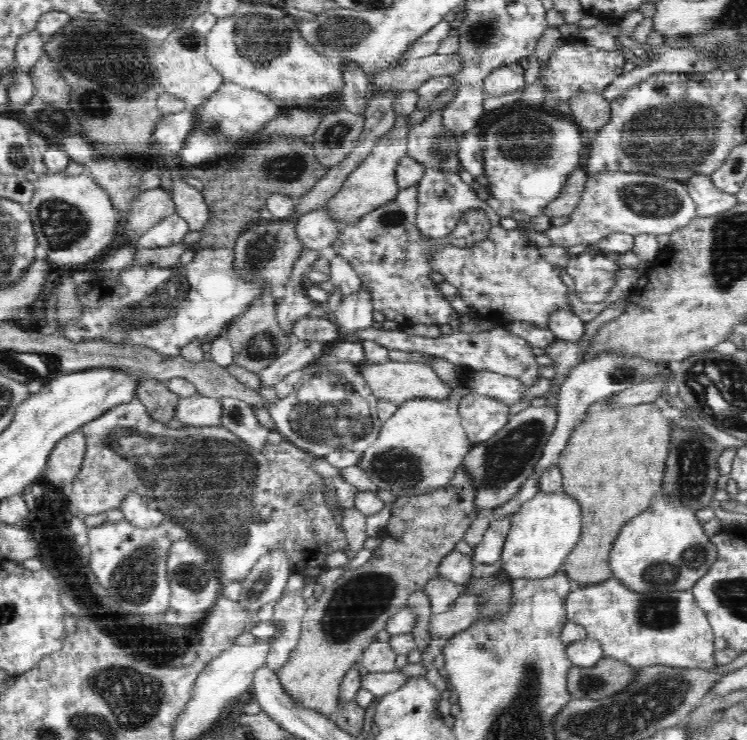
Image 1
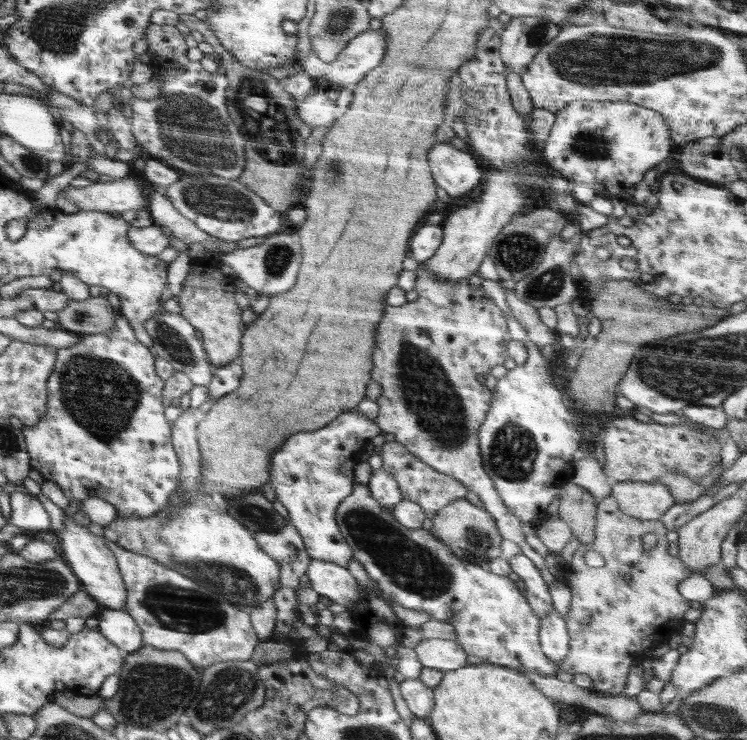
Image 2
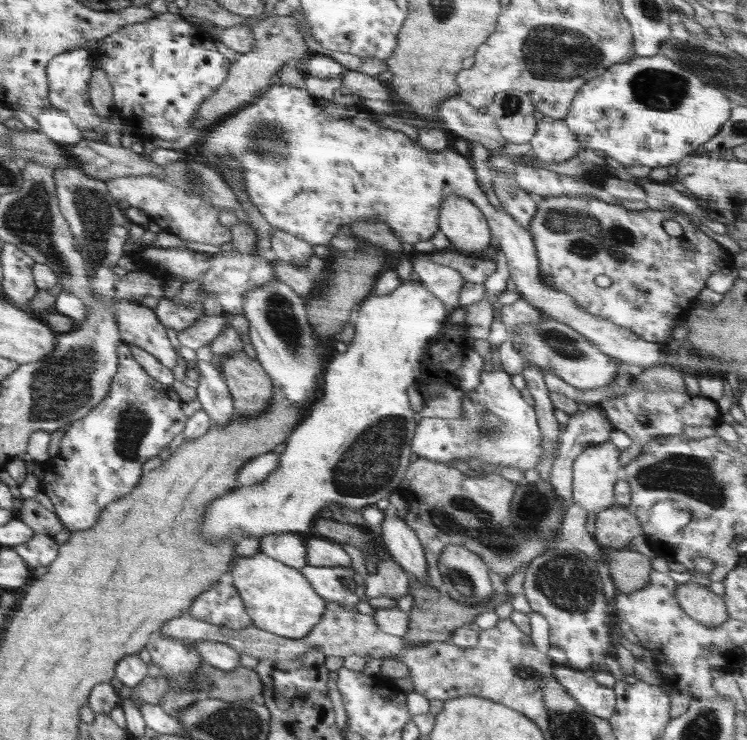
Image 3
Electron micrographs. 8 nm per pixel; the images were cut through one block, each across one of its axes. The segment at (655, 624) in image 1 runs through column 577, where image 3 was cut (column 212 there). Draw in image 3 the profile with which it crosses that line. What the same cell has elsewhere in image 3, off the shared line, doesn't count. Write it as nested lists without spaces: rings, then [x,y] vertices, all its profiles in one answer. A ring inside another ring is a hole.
[[[228,579],[199,594],[189,606],[187,614],[230,629],[245,629],[252,625],[242,597]]]

